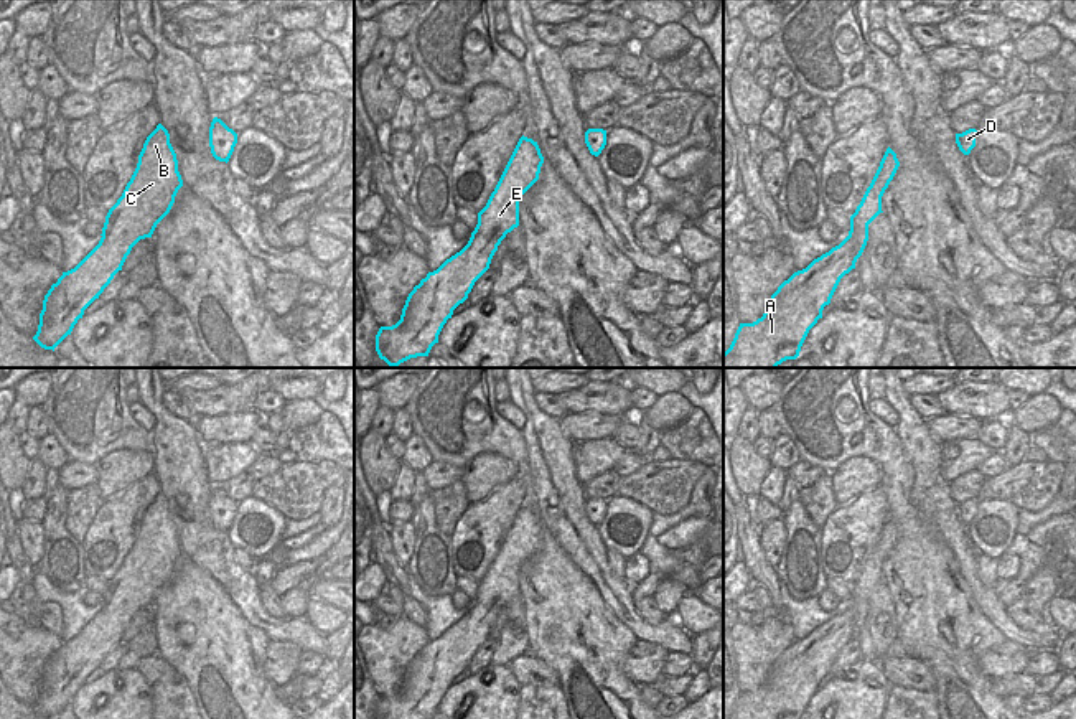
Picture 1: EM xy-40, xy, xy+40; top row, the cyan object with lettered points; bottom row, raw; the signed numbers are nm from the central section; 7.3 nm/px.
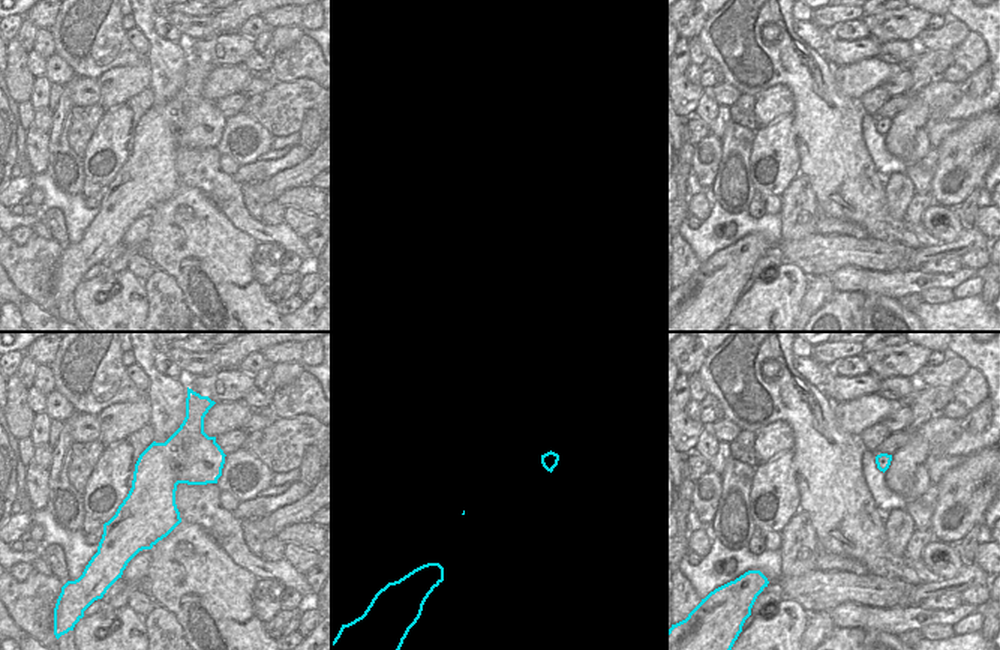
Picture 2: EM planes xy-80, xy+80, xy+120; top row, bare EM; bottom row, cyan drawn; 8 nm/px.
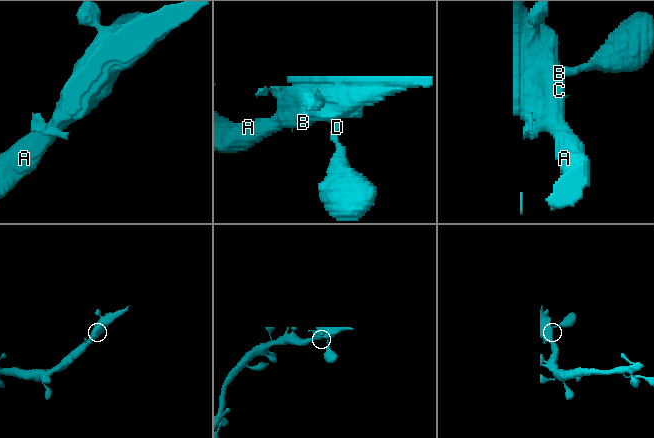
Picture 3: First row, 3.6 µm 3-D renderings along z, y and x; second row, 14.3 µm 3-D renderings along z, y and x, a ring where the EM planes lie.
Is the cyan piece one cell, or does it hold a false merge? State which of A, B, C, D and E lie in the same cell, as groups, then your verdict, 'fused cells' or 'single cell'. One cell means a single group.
A B C D E; single cell

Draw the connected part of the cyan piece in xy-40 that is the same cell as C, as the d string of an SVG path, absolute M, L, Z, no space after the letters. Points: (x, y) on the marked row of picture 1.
M158 124L147 137L137 168L122 196L109 209L99 244L71 270L63 272L43 300L33 340L53 350L71 335L84 310L104 292L132 247L152 237L183 186L168 130Z

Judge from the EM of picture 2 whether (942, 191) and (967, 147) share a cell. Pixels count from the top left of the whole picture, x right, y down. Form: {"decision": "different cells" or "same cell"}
{"decision": "same cell"}

